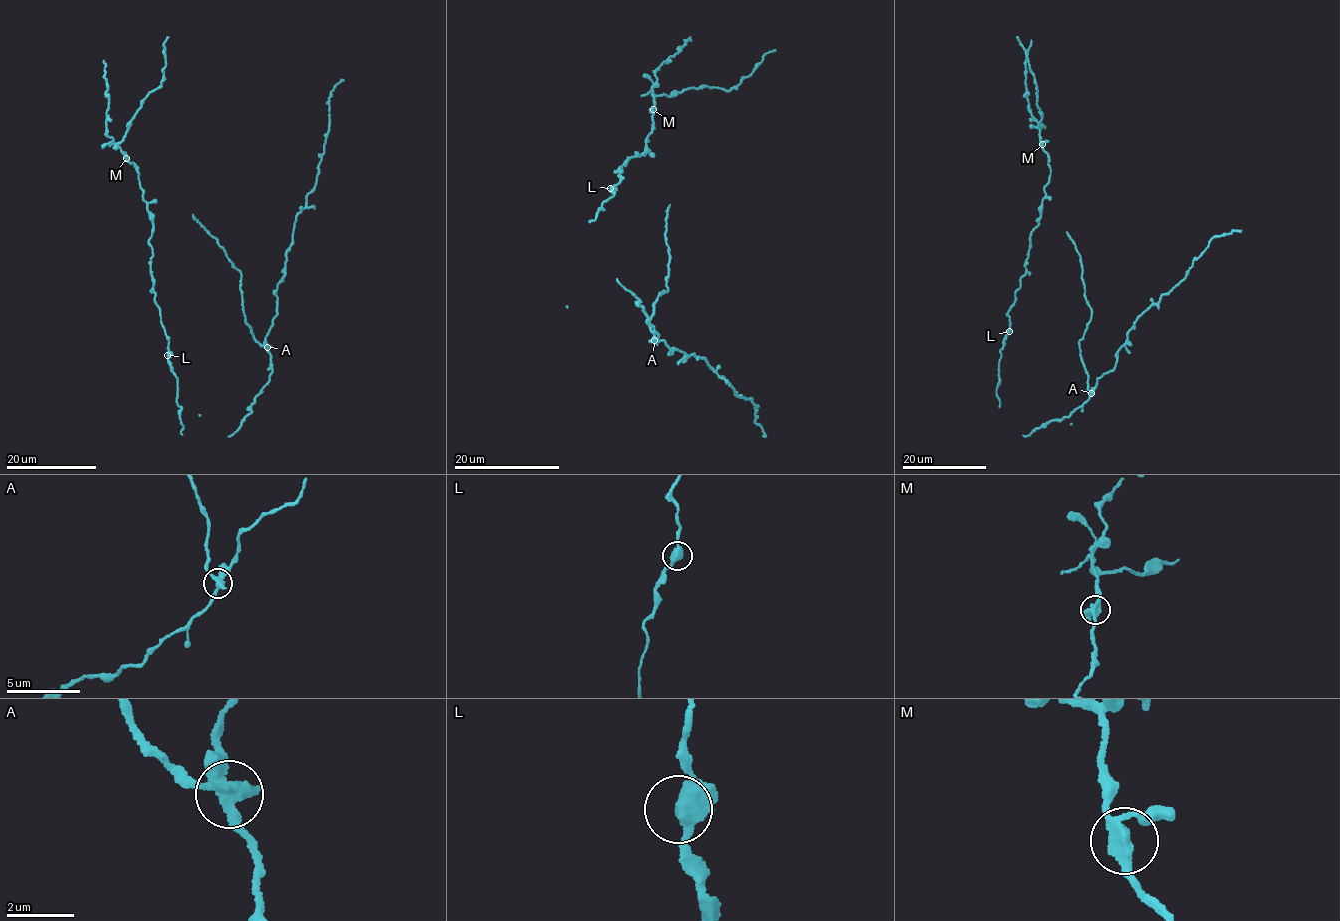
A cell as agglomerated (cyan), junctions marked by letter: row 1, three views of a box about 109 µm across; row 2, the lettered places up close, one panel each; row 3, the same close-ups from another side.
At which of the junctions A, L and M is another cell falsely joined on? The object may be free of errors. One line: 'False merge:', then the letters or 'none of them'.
False merge: A

